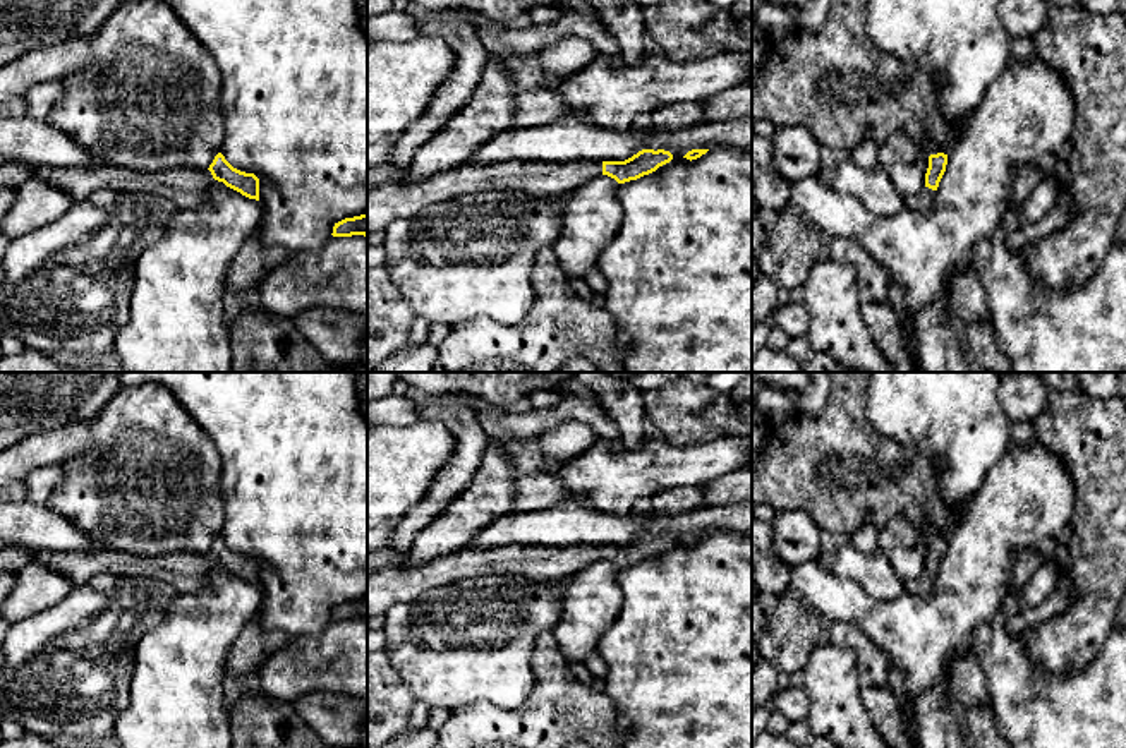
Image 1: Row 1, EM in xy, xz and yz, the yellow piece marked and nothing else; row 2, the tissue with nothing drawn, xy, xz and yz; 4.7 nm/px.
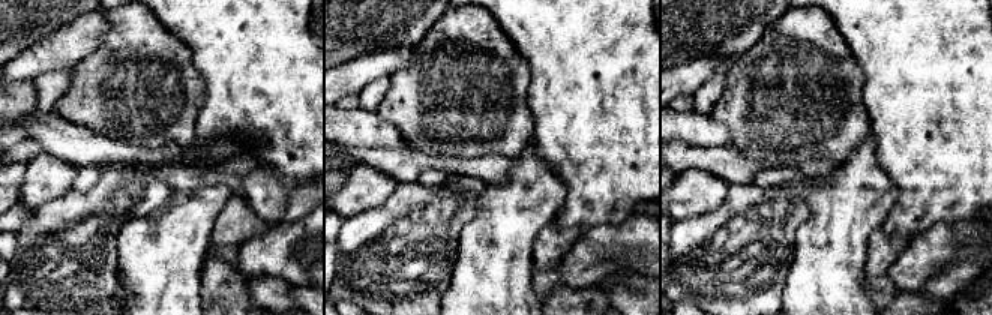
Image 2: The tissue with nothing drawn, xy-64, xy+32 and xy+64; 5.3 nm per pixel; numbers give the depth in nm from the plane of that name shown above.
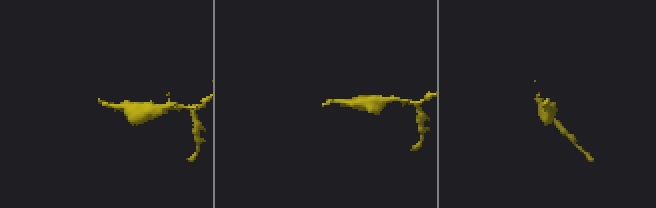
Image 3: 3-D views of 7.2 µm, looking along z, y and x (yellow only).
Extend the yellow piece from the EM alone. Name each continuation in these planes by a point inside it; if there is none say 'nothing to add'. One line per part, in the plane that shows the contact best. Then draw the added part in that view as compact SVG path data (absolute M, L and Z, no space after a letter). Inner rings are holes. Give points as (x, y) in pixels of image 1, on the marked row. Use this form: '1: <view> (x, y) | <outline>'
1: xz (387, 203) | M506 161L486 166L462 165L415 184L383 184L367 189L367 233L384 232L397 220L409 220L434 202L481 190L525 190L563 196L602 175L602 161L566 163Z

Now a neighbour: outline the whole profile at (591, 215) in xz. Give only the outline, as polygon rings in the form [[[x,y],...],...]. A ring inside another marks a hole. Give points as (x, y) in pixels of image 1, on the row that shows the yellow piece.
[[[599,175],[563,194],[561,226],[553,250],[568,278],[584,278],[616,237],[623,220],[618,189],[614,178]]]

